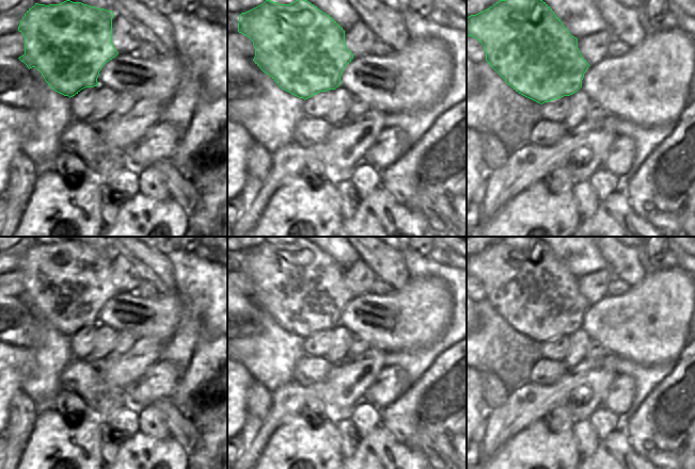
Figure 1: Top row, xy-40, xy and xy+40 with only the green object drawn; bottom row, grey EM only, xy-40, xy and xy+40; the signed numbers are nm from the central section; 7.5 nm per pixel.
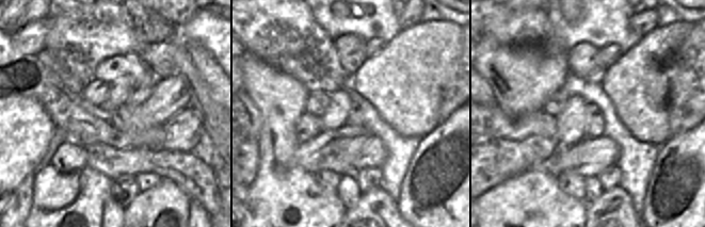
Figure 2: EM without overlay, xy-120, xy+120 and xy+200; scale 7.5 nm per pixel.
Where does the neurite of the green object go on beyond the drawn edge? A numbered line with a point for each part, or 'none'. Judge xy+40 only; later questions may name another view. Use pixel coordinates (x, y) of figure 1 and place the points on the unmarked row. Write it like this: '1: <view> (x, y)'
none

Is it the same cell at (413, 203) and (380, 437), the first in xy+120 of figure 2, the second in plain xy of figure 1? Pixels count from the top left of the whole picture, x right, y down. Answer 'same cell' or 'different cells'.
different cells

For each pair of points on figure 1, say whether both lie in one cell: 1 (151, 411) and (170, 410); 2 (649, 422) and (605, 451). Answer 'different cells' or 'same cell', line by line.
1: different cells
2: different cells

